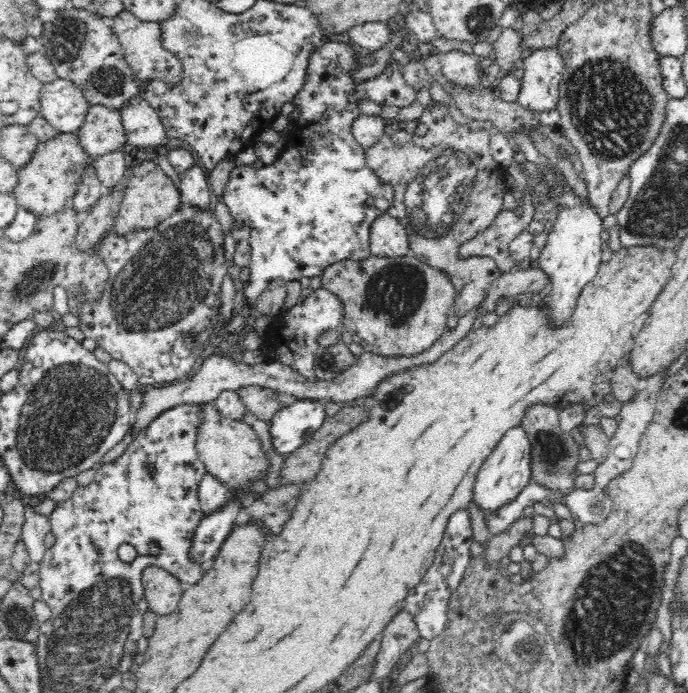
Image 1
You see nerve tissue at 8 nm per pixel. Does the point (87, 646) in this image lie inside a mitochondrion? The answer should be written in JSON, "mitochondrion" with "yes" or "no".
{"mitochondrion":"yes"}

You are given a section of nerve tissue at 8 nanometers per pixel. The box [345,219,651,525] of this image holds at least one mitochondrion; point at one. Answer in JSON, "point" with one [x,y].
{"point":[394,295]}

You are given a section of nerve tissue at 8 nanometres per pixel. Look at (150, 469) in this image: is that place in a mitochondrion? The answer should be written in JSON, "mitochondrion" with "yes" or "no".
{"mitochondrion":"no"}

